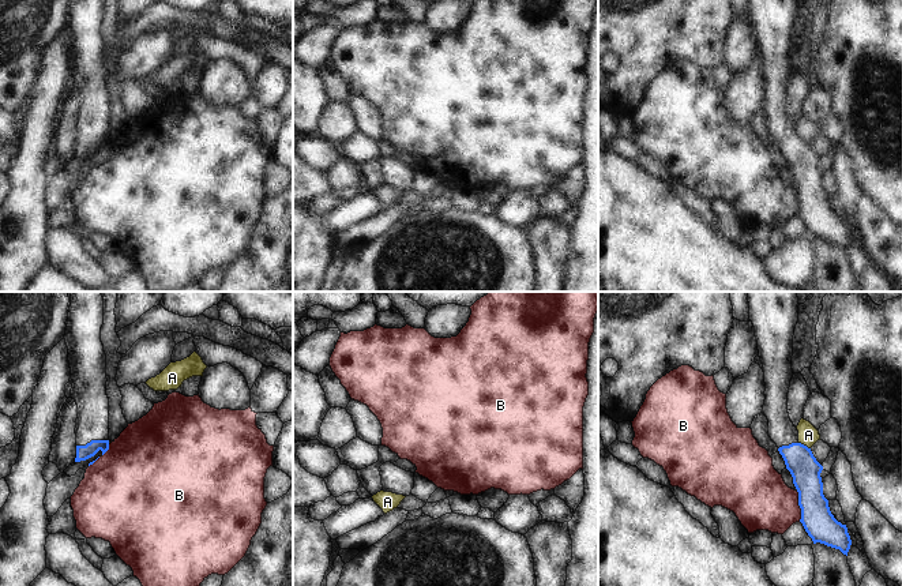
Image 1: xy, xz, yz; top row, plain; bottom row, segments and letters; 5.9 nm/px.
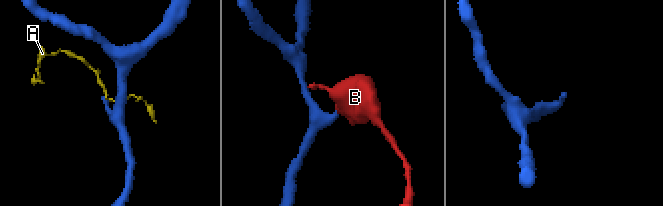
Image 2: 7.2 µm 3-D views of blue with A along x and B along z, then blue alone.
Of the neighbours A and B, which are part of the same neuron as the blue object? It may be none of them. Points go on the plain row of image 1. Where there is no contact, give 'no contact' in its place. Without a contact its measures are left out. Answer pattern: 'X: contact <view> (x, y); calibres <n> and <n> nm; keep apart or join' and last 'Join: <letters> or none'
A: contact yz (803, 139); calibres 180 and 120 nm; keep apart
B: contact yz (799, 199); calibres 190 and 360 nm; keep apart
Join: none

